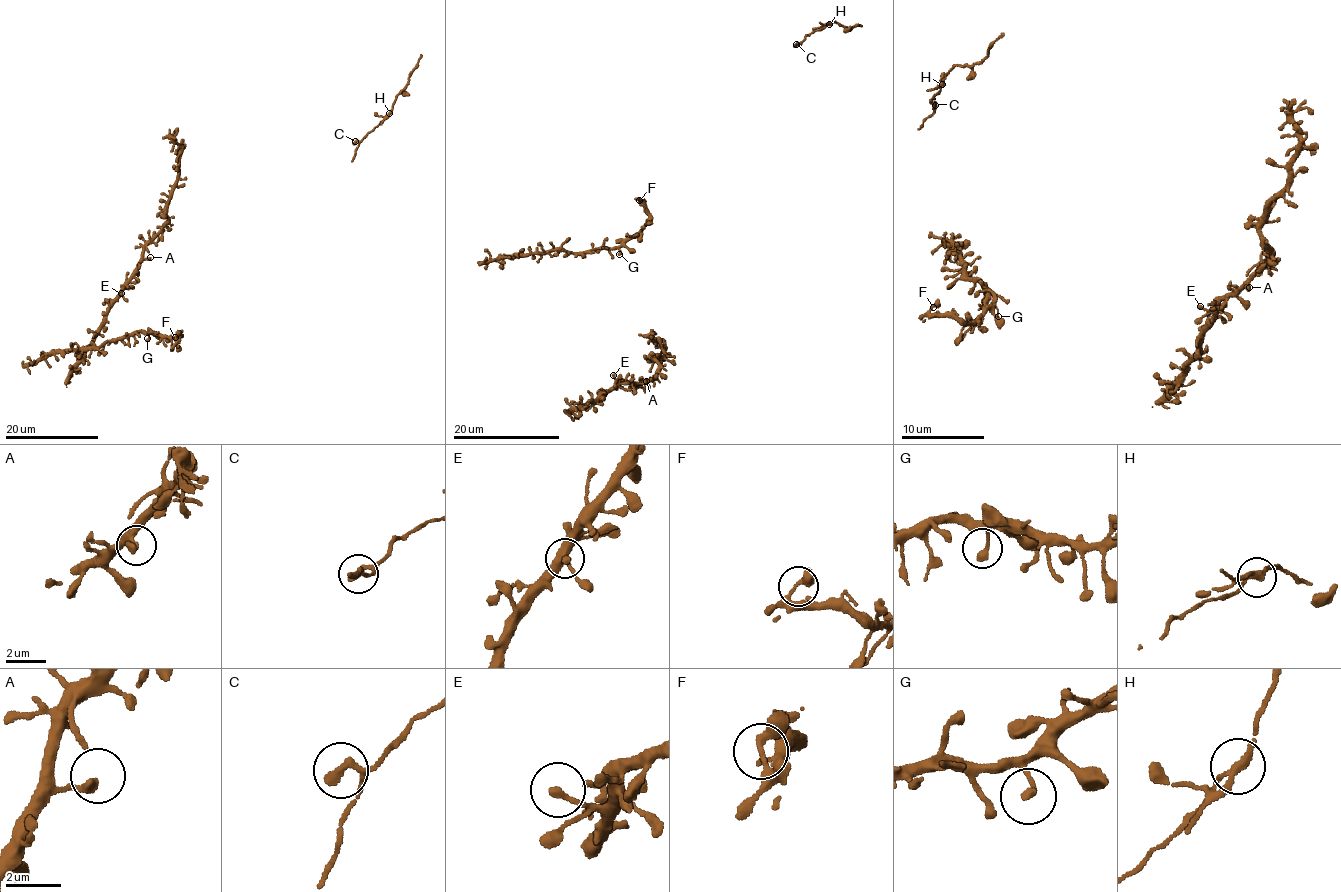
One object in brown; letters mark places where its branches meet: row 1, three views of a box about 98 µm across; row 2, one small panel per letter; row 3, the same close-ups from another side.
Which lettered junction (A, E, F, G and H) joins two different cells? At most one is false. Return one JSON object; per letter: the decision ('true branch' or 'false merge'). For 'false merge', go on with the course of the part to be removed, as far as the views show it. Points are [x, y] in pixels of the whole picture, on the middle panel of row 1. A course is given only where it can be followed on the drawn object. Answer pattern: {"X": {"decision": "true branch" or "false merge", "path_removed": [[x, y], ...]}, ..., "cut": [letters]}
{"A": {"decision": "true branch"}, "E": {"decision": "true branch"}, "F": {"decision": "true branch"}, "G": {"decision": "true branch"}, "H": {"decision": "false merge", "path_removed": [[828, 24], [805, 37], [801, 44], [793, 44]]}, "cut": ["H"]}

